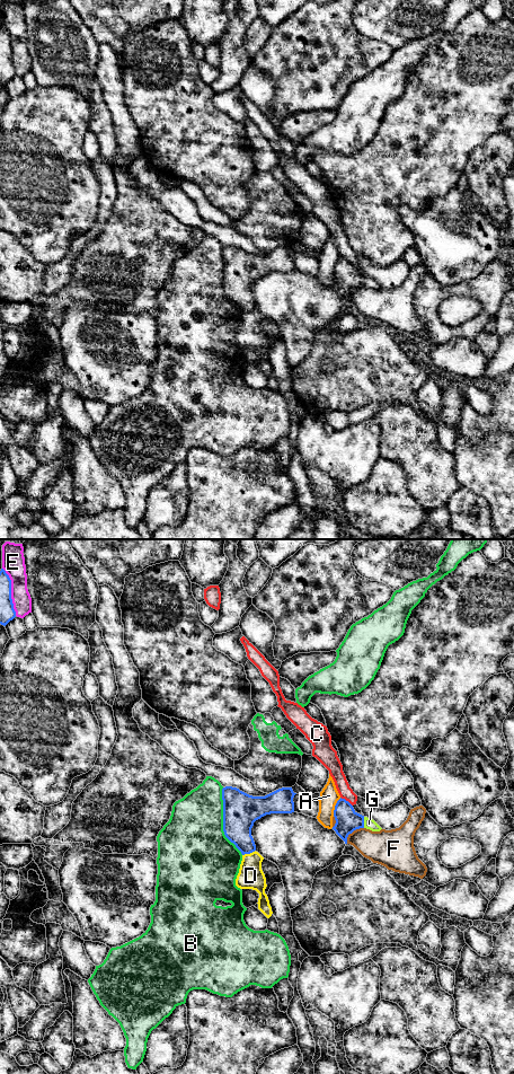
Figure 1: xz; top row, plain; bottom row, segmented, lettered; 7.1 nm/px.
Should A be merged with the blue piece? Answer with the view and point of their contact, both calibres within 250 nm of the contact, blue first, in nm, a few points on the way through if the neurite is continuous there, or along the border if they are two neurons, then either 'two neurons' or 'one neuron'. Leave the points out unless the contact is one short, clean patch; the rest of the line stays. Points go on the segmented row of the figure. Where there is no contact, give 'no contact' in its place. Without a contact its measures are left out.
xz (335, 807) | 170/140 nm | two neurons

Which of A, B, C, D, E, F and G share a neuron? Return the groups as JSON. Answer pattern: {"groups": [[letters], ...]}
{"groups": [["A"], ["B"], ["C"], ["D"], ["E"], ["F"], ["G"]]}

